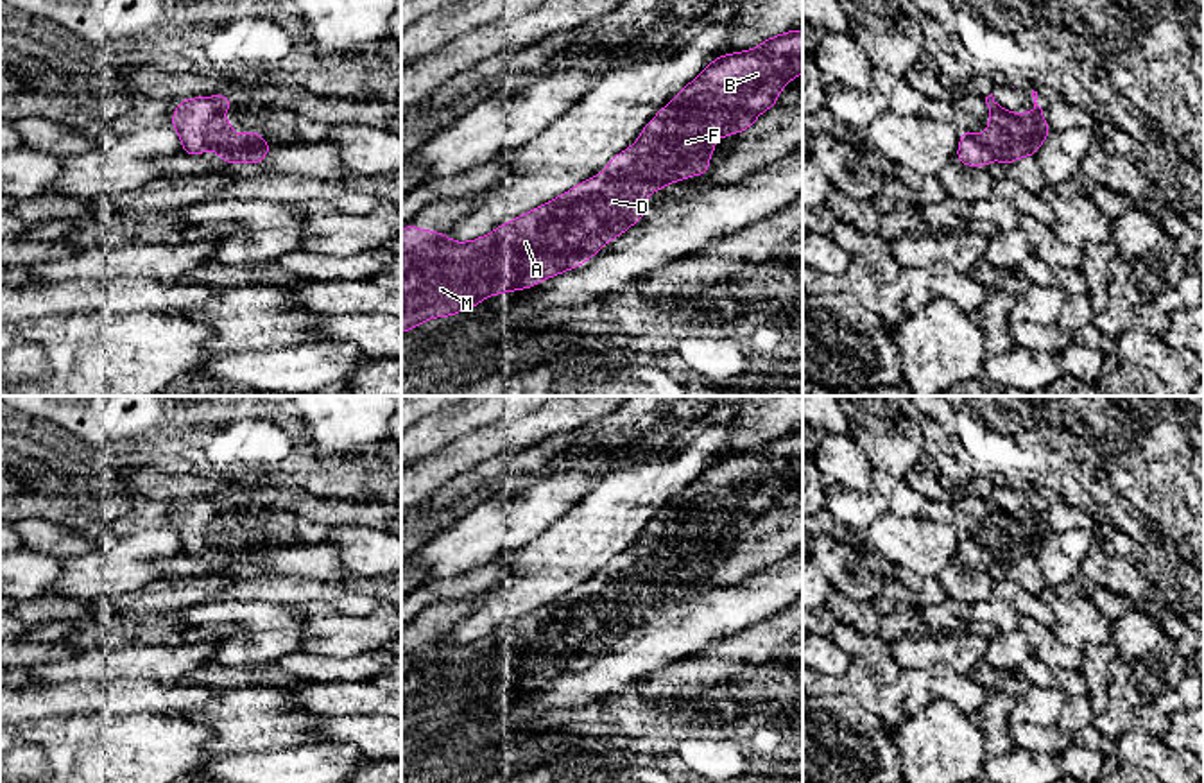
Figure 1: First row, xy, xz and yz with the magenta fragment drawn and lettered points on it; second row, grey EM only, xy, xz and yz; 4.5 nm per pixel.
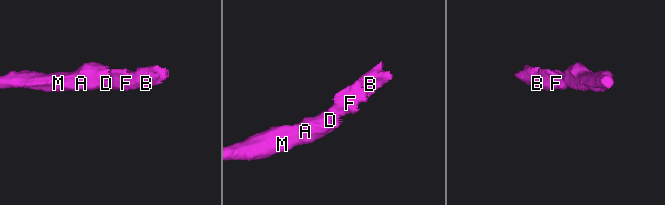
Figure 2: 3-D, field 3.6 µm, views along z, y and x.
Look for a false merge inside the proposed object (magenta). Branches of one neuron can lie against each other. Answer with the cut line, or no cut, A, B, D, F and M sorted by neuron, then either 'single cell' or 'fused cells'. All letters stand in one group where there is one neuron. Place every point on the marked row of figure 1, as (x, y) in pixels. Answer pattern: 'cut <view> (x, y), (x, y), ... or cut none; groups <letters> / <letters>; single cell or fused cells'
cut none; groups A B D F M; single cell

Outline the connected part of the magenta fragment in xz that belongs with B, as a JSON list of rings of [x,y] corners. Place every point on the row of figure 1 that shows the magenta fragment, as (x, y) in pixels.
[[[788,30],[783,34],[778,34],[770,39],[761,41],[760,47],[749,48],[745,52],[735,52],[735,54],[724,54],[717,57],[713,63],[710,63],[690,84],[686,84],[663,109],[658,111],[658,115],[643,127],[640,138],[624,152],[616,154],[607,165],[602,174],[597,174],[575,188],[561,194],[554,201],[541,204],[529,213],[516,217],[502,226],[498,226],[493,233],[484,235],[480,238],[475,238],[471,242],[453,242],[452,238],[444,237],[443,233],[437,233],[434,229],[419,231],[416,224],[410,224],[401,229],[401,333],[417,328],[423,321],[434,319],[434,317],[450,317],[453,314],[459,314],[462,310],[475,308],[480,301],[484,301],[487,296],[498,296],[502,292],[514,292],[520,288],[532,288],[539,281],[563,274],[568,269],[580,267],[588,258],[595,256],[609,240],[620,237],[625,233],[634,222],[643,219],[649,211],[647,195],[672,185],[674,181],[683,181],[692,176],[706,174],[713,163],[708,163],[706,158],[710,154],[717,154],[715,149],[715,138],[726,138],[736,133],[742,133],[749,129],[754,120],[767,111],[769,108],[778,104],[779,91],[788,86],[788,82],[803,73],[803,30]]]

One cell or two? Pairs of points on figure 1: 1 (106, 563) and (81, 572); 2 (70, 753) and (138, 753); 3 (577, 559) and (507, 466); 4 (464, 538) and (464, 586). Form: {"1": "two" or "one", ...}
{"1": "one", "2": "one", "3": "two", "4": "two"}

